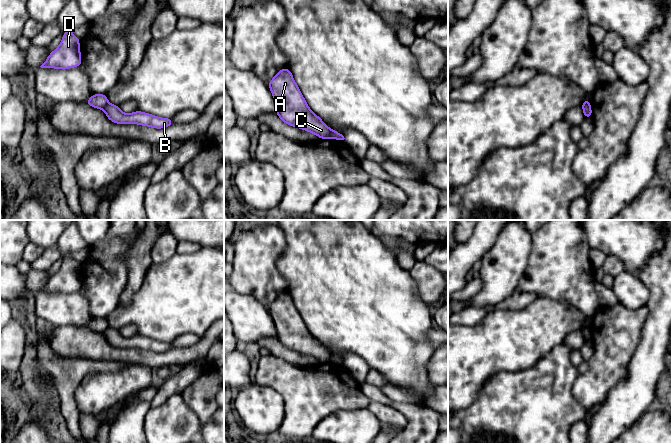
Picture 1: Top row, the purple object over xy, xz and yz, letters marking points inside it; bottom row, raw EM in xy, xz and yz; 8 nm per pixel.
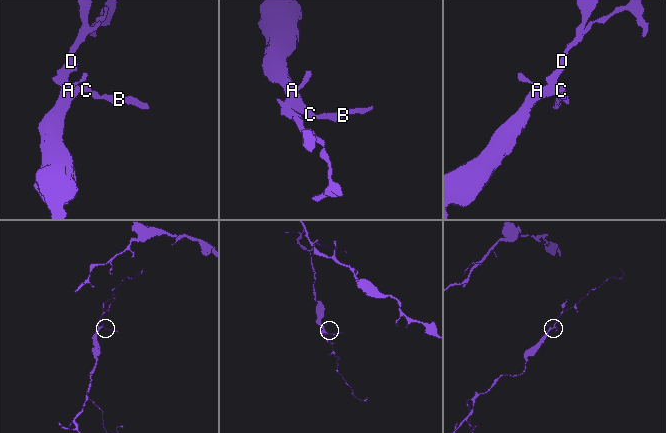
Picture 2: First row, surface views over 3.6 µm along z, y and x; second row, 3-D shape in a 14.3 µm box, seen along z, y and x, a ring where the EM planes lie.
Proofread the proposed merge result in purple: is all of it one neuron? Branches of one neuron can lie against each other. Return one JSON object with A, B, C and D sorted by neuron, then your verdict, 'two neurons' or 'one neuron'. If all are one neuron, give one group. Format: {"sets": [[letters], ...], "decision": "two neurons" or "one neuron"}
{"sets": [["A", "C", "D"], ["B"]], "decision": "two neurons"}

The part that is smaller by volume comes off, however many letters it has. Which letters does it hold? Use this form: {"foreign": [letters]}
{"foreign": ["B"]}

